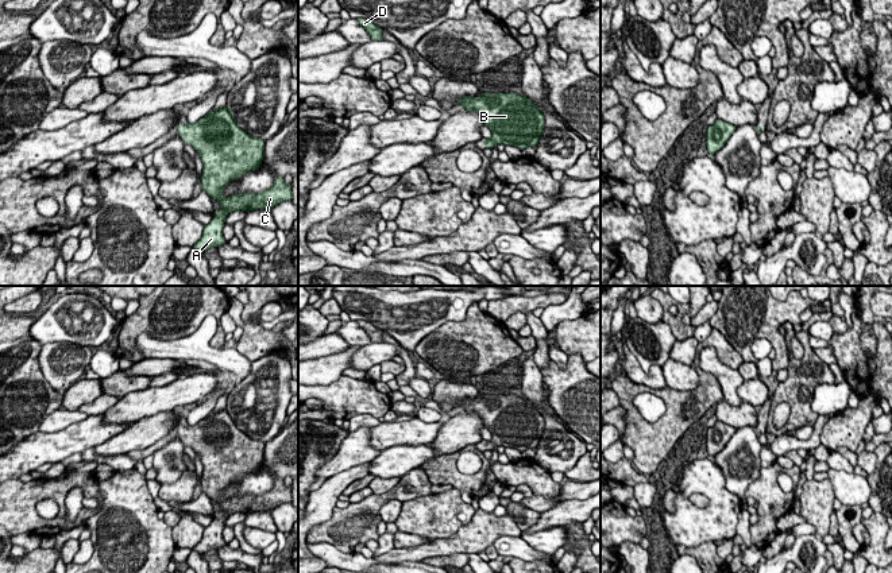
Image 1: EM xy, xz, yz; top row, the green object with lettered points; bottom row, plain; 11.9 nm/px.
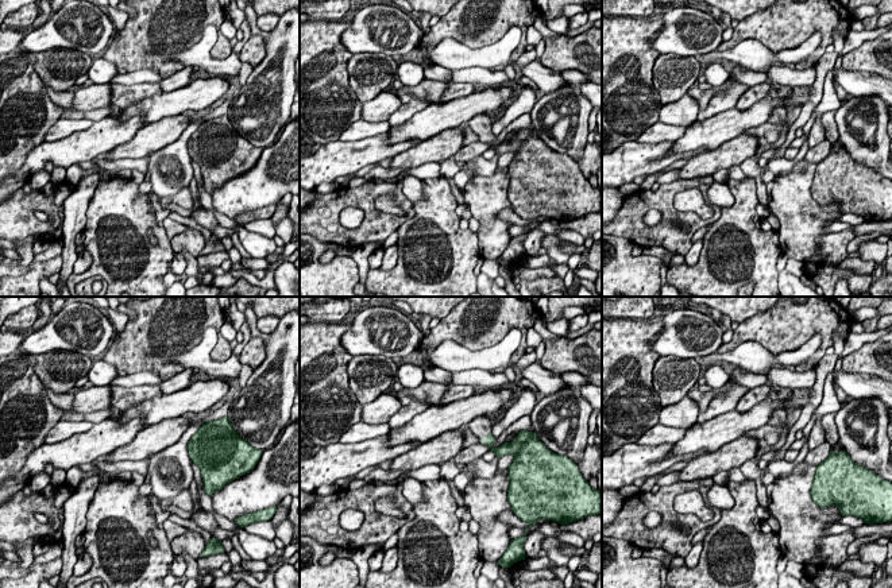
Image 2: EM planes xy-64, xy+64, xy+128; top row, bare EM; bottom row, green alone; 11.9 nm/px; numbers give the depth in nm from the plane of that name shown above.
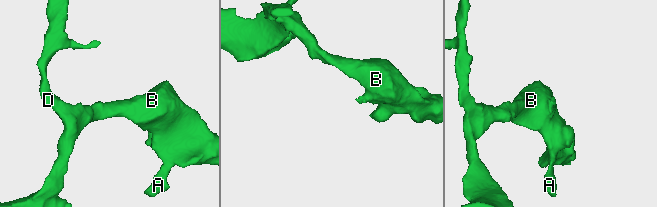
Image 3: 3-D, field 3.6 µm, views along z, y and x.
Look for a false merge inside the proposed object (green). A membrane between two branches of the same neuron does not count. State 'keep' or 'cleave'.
keep

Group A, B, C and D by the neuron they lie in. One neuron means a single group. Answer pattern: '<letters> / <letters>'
A B C D

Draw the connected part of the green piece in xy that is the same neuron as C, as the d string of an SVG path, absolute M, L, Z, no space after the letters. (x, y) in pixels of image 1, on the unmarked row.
M228 409L209 414L196 425L179 426L178 434L181 441L201 458L202 492L223 508L215 514L201 541L193 547L200 555L227 545L223 529L229 515L271 511L281 504L291 503L291 487L286 487L281 479L275 480L274 487L263 495L233 496L228 500L221 496L232 481L258 472L264 458L264 442L252 440L239 430Z

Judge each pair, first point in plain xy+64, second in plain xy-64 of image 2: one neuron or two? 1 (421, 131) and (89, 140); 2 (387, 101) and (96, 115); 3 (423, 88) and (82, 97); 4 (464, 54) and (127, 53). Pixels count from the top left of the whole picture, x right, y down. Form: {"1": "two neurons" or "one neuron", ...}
{"1": "two neurons", "2": "two neurons", "3": "two neurons", "4": "two neurons"}

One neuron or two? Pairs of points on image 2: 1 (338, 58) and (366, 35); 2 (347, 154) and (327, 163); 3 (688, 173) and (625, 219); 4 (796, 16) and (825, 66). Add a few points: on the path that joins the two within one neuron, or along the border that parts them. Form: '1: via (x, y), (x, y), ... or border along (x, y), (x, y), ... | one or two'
1: border along (350, 20), (340, 42), (352, 53) | two
2: via (342, 158), (332, 159) | one
3: border along (711, 174), (679, 180) | two
4: border along (825, 53), (819, 58) | two

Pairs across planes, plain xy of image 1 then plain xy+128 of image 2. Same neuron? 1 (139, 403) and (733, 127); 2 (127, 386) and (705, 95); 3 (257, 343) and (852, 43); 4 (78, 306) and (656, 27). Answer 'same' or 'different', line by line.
1: same
2: same
3: different
4: different

